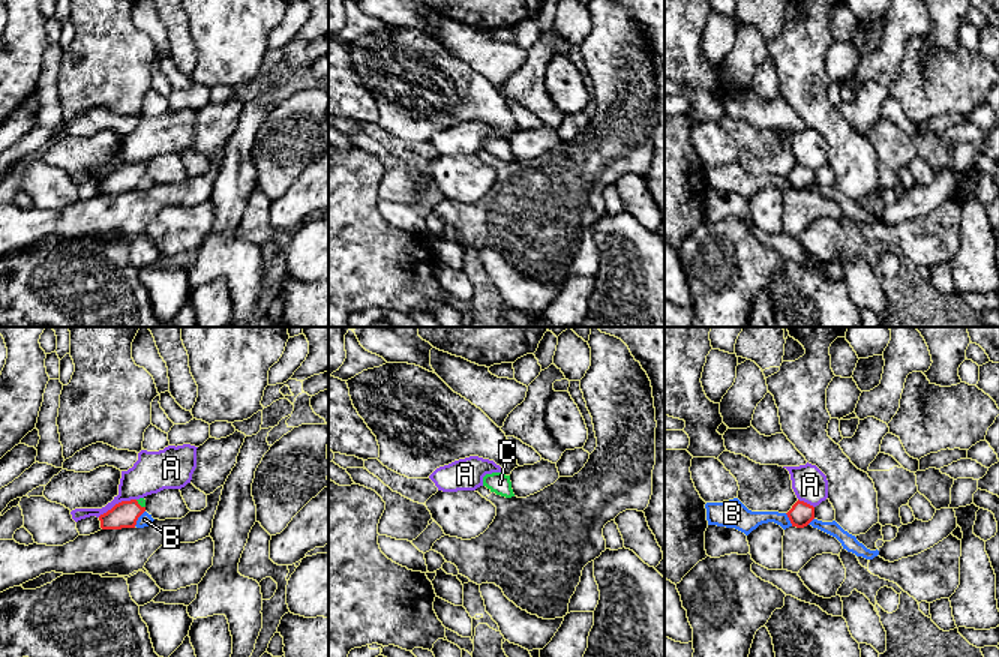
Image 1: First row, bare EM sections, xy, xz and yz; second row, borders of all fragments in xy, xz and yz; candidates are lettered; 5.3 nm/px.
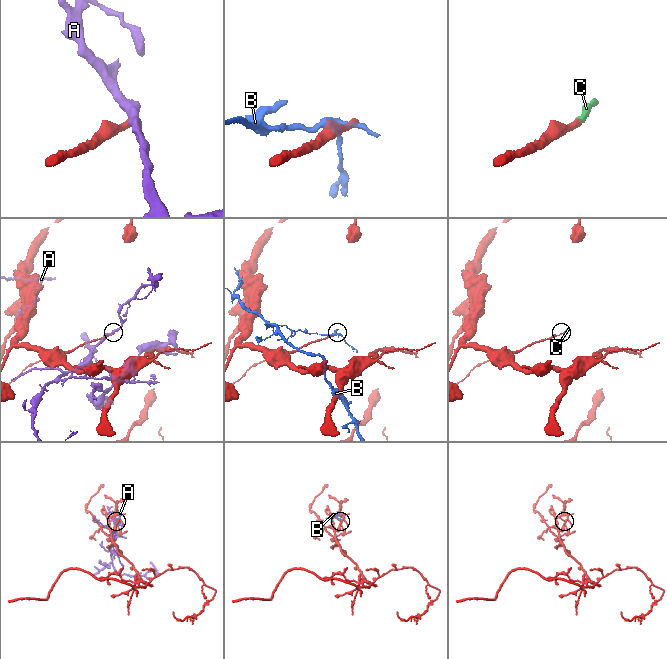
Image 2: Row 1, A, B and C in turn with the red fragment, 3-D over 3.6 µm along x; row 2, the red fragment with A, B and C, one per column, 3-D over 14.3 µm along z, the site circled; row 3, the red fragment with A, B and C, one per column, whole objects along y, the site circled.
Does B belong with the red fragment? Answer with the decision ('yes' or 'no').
no

